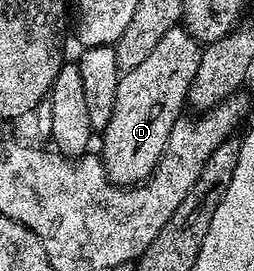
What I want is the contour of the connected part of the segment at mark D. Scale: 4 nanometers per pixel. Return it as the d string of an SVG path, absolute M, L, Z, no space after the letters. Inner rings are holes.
M177 25L165 33L158 46L142 61L142 65L123 72L117 81L117 96L114 98L114 109L110 116L109 124L102 131L104 144L98 148L104 160L104 168L110 181L118 187L130 187L144 182L152 176L152 171L158 161L164 156L166 141L170 137L170 129L182 118L188 102L190 81L194 81L194 73L198 73L198 61L202 44L183 26Z

